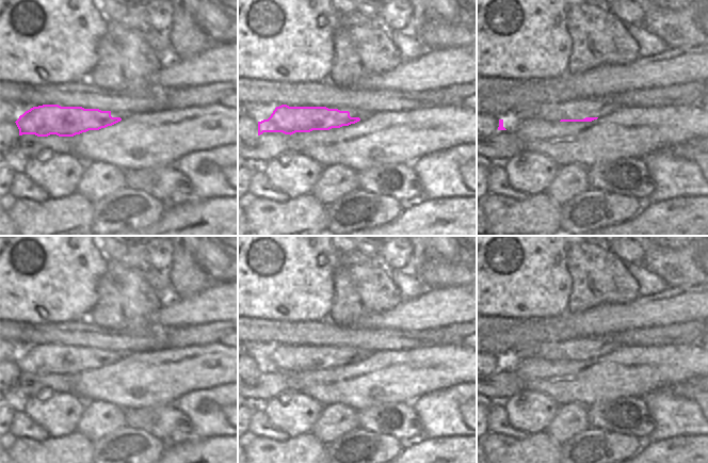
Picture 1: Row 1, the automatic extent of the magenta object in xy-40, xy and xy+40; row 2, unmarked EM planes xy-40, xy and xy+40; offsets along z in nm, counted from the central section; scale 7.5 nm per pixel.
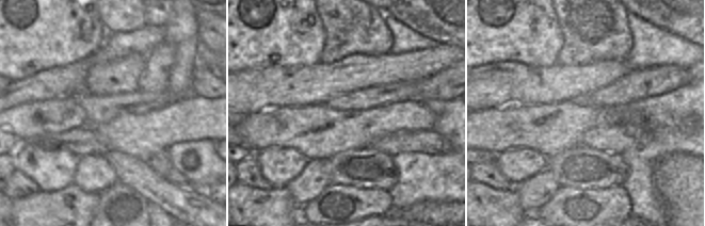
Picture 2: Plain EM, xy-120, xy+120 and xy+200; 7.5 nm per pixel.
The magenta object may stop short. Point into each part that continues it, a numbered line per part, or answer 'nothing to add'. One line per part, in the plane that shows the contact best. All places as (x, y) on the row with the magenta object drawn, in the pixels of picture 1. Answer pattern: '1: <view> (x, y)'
1: xy+40 (582, 108).

